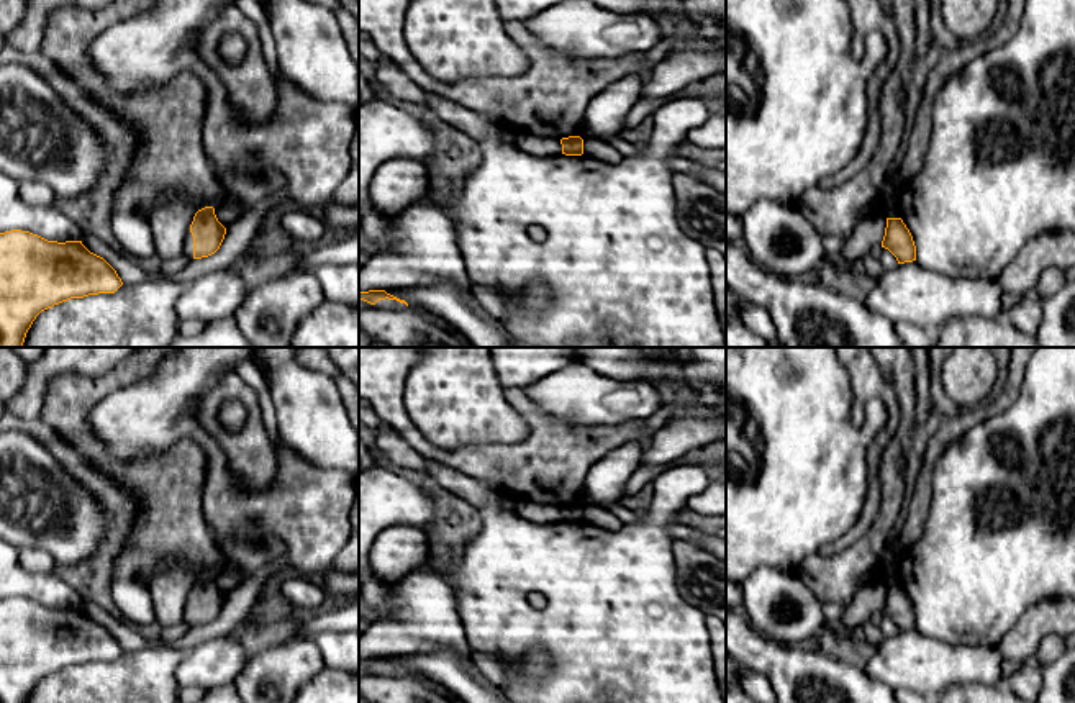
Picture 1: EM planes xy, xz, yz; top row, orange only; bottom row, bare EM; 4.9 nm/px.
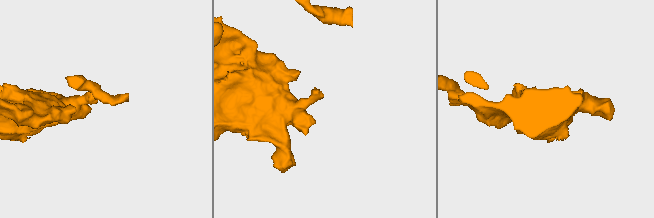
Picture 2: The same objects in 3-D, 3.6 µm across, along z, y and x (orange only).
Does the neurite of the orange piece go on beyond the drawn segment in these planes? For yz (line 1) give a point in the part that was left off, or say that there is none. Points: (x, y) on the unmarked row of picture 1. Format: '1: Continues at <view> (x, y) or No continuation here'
1: No continuation here

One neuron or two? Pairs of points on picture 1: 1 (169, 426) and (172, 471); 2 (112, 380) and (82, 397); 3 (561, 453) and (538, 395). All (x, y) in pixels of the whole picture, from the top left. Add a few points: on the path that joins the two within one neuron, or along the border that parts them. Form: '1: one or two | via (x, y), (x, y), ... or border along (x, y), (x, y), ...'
1: two | border along (207, 456), (189, 439), (179, 439), (141, 459)
2: one | via (105, 384), (89, 390)
3: two | border along (523, 392), (539, 410), (579, 430)

